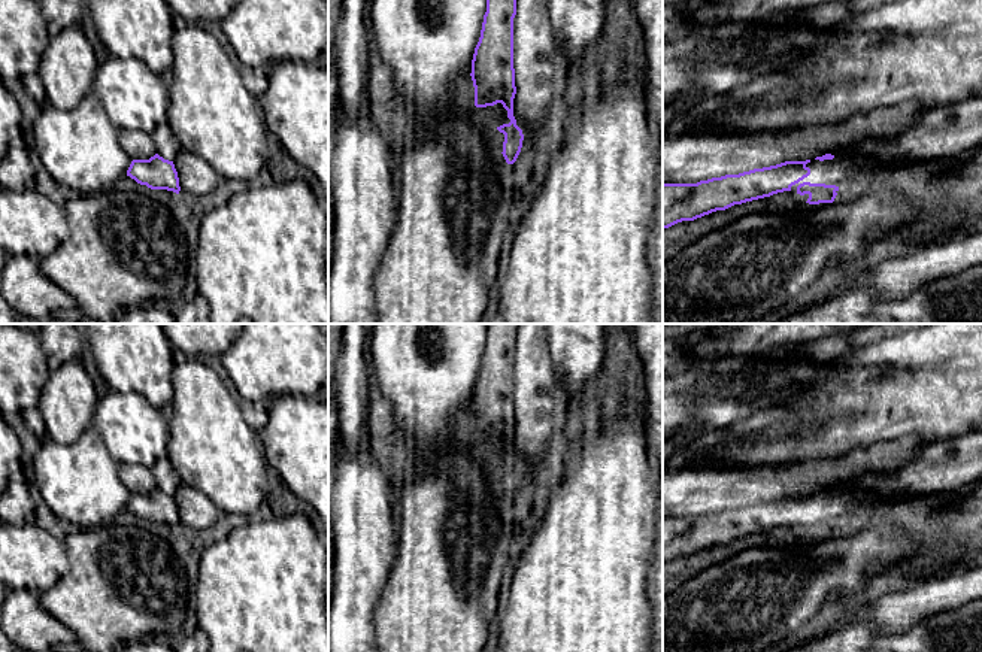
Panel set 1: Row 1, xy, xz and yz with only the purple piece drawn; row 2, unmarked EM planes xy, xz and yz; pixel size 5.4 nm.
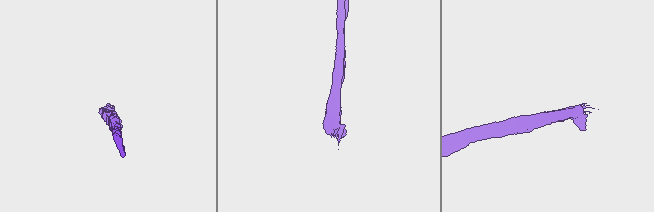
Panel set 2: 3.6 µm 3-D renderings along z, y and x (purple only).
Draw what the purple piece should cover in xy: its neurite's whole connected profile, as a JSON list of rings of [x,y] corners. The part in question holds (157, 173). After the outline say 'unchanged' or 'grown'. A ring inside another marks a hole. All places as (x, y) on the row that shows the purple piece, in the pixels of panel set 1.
[[[158,154],[149,160],[133,160],[127,176],[151,189],[167,189],[179,194],[179,178],[173,161],[164,160]]] | unchanged

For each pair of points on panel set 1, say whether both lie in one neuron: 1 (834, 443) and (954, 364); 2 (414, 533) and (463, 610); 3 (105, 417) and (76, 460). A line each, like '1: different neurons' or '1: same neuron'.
1: same neuron
2: same neuron
3: different neurons

